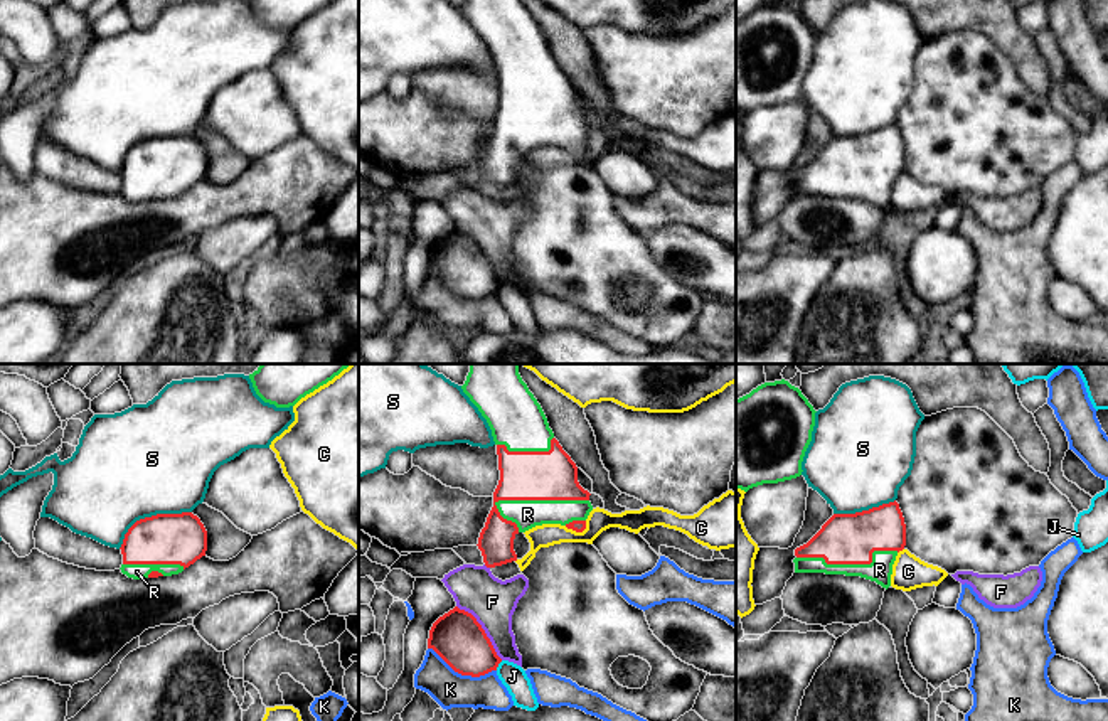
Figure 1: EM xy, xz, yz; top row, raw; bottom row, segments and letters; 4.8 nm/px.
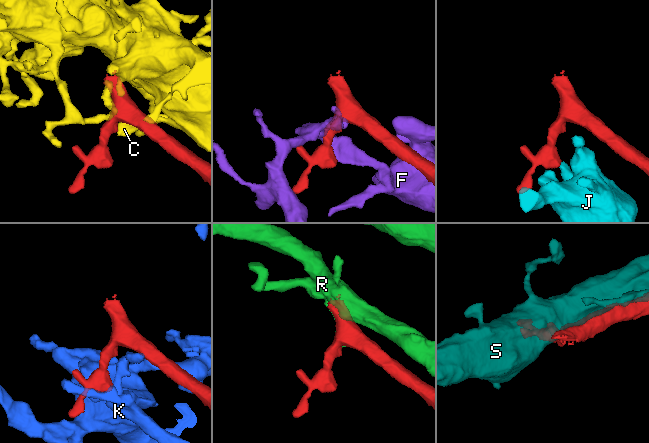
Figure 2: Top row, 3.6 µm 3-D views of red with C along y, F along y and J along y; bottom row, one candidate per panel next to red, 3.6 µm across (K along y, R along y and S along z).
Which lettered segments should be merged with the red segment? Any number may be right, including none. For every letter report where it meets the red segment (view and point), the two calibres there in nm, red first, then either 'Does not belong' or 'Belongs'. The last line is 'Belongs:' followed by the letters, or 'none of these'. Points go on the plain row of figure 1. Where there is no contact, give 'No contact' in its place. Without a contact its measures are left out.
C: Touches red at xz (578, 154). Thickness 60 nm (red) against 110 nm. Does not belong
F: Touches red at xz (484, 253). Thickness 240 nm (red) against 220 nm. Does not belong
J: Touches red at xz (497, 288). Thickness 240 nm (red) against 120 nm. Does not belong
K: Touches red at xz (462, 297). Thickness 240 nm (red) against 180 nm. Does not belong
R: Touches red at xz (541, 122). Thickness 240 nm (red) against 140 nm. Belongs
S: Touches red at xy (152, 138). Thickness 240 nm (red) against 500 nm. Does not belong
Belongs: R

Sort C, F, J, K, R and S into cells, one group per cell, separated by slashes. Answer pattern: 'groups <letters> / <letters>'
groups C / F / J / K / R / S

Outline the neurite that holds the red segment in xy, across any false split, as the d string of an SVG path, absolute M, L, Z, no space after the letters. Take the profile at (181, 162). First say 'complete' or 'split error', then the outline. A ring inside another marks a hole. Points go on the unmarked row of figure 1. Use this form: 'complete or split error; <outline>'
split error; M192 135L157 136L136 143L120 172L128 200L172 199L205 179L207 153Z

